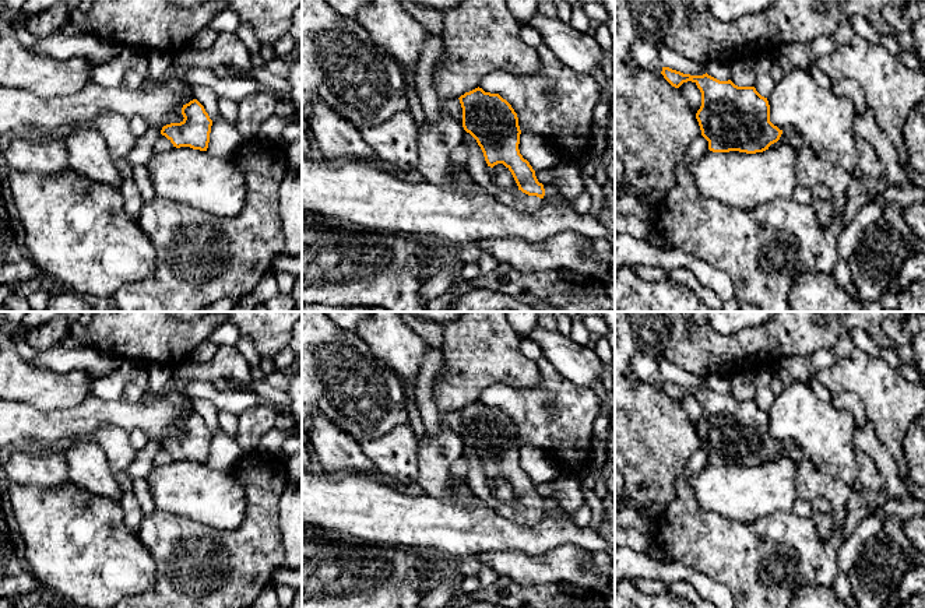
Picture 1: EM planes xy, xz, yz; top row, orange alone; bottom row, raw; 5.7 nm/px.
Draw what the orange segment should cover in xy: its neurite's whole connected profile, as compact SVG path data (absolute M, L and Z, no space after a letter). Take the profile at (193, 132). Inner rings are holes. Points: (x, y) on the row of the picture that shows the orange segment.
M193 99L182 108L183 120L162 127L165 136L176 148L190 147L193 150L207 151L212 120L204 106Z

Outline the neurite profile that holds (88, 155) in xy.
M94 126L75 127L61 134L61 138L67 145L70 169L89 180L120 187L122 175L116 161Z

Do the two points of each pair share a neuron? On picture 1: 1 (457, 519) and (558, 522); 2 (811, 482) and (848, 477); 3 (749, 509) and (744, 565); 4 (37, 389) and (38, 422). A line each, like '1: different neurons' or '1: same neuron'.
1: same neuron
2: different neurons
3: different neurons
4: different neurons

